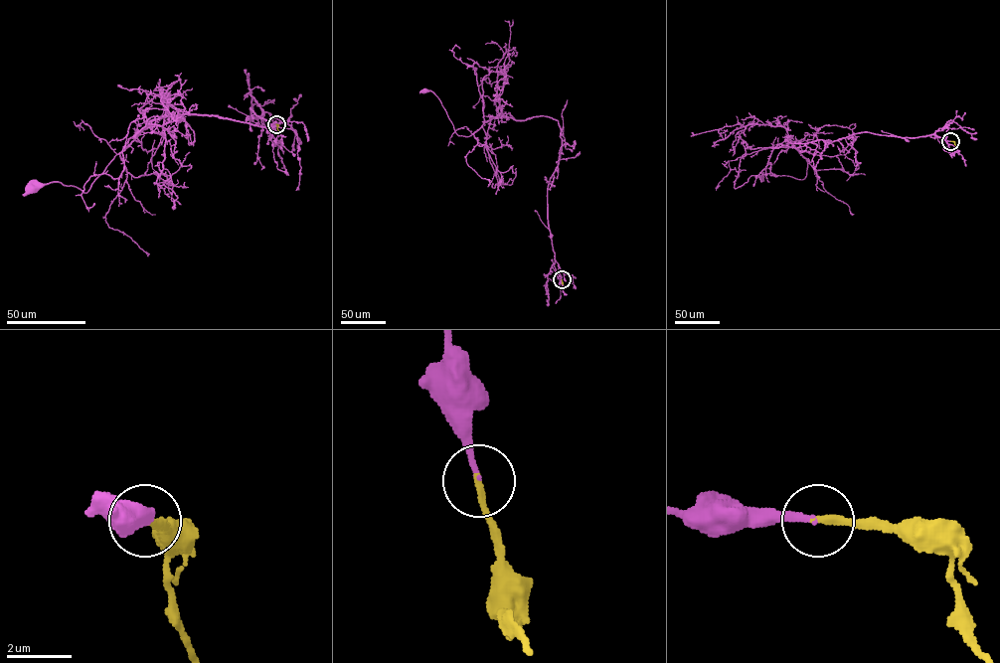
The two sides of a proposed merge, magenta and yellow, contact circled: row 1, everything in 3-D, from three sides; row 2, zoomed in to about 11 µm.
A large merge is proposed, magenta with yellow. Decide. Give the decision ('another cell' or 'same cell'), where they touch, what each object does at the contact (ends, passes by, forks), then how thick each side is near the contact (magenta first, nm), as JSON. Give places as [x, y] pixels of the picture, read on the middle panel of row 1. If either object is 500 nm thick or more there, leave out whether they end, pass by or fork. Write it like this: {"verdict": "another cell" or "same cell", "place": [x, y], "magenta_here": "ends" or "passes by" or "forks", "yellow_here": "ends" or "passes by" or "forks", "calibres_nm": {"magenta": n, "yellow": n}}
{"verdict": "same cell", "place": [562, 279], "magenta_here": "ends", "yellow_here": "ends", "calibres_nm": {"magenta": 150, "yellow": 240}}

